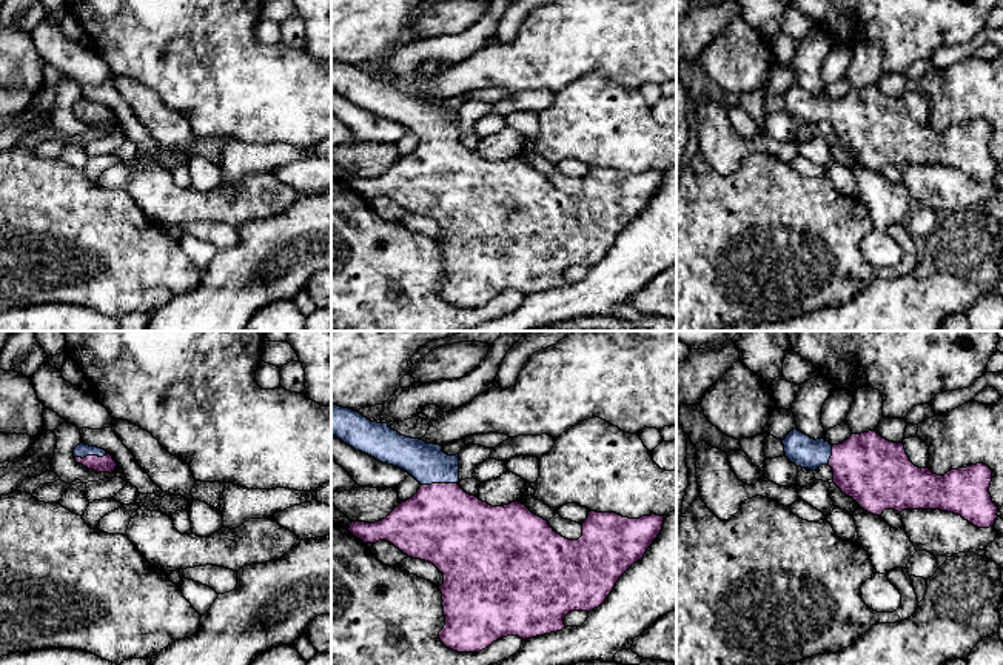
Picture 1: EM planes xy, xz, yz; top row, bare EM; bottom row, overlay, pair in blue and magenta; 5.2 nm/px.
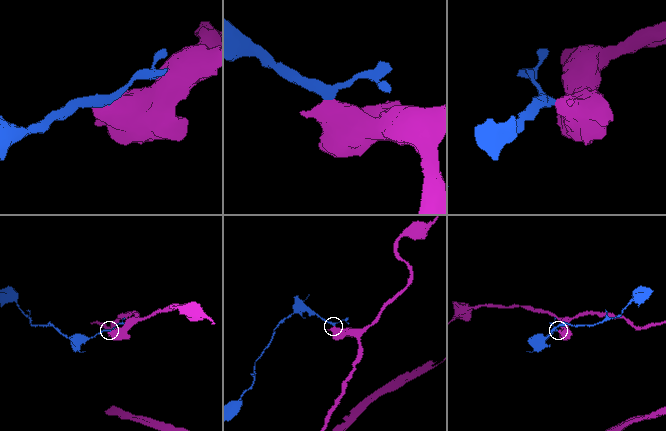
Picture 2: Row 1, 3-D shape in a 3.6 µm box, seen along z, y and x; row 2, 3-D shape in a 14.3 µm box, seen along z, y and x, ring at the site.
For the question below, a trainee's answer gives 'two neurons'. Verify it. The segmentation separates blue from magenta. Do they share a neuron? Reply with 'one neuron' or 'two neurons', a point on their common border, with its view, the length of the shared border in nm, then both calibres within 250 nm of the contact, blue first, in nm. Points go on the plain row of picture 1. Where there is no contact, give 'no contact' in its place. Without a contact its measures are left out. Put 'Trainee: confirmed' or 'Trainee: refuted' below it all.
one neuron; contact xz (438, 137); length 190 nm; calibres 200 and 420 nm
Trainee: refuted

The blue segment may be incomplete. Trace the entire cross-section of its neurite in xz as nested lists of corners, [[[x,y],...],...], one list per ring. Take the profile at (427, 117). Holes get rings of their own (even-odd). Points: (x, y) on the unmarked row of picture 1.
[[[331,60],[331,89],[356,106],[407,126],[421,139],[418,148],[401,157],[385,174],[374,179],[351,177],[348,186],[364,199],[387,195],[408,212],[433,219],[444,229],[439,245],[445,280],[439,286],[439,294],[458,308],[479,308],[507,291],[525,296],[561,286],[565,283],[564,272],[569,268],[590,268],[605,257],[619,232],[644,212],[664,180],[664,171],[656,169],[629,174],[616,168],[590,166],[582,177],[582,191],[578,195],[569,195],[519,157],[491,162],[467,149],[458,140],[459,109],[448,111],[441,100],[401,91],[388,79],[371,77],[357,66],[337,60]]]

